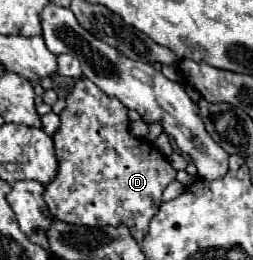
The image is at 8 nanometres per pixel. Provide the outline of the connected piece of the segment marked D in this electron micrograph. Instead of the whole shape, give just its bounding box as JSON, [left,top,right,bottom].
[42,78,176,242]

